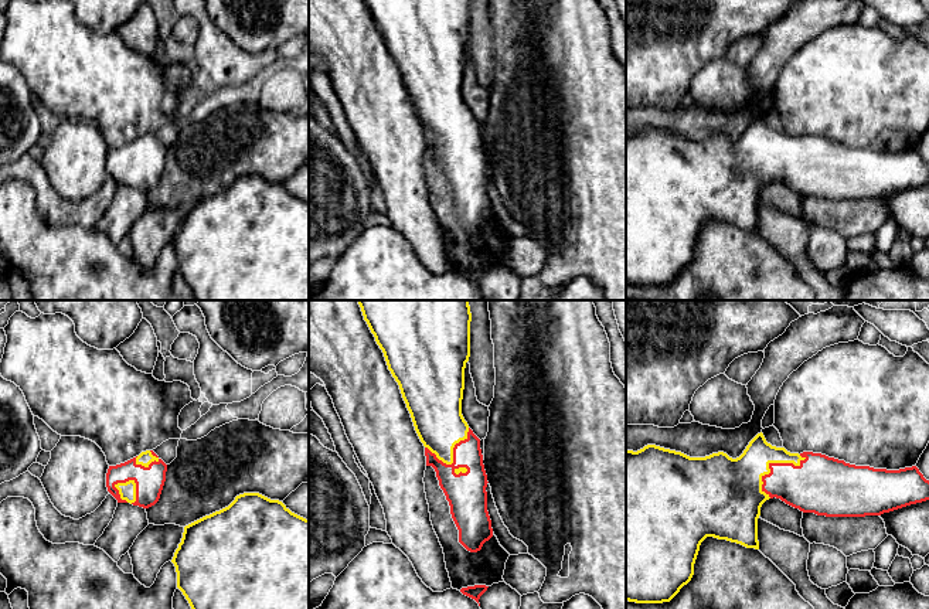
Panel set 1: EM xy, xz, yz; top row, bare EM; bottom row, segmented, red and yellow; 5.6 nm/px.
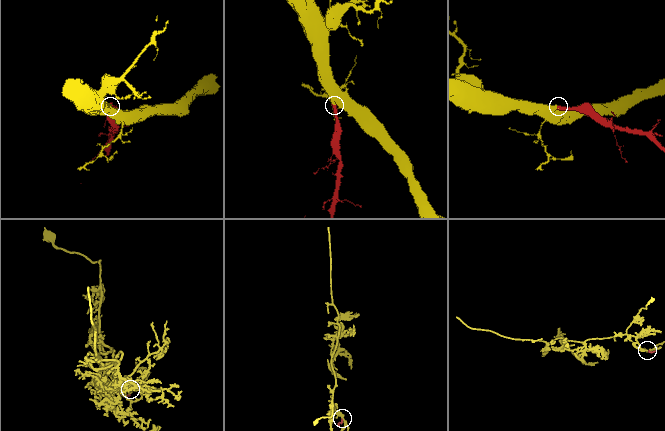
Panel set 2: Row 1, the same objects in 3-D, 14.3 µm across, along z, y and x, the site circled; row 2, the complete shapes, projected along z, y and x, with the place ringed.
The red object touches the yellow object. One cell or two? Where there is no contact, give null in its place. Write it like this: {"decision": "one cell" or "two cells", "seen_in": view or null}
{"decision": "one cell", "seen_in": "yz"}

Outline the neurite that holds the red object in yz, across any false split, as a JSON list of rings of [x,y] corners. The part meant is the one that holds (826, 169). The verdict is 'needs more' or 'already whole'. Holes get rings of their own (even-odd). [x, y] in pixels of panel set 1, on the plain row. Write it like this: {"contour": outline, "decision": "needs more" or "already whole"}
{"contour": [[[762,115],[749,125],[736,142],[724,135],[705,140],[690,140],[656,127],[647,127],[637,135],[626,132],[626,283],[636,286],[670,285],[691,263],[700,228],[707,220],[759,232],[758,201],[760,190],[773,180],[803,195],[817,198],[881,198],[929,183],[929,163],[916,149],[887,153],[850,147],[821,136],[790,136],[785,130],[768,126]]], "decision": "needs more"}

